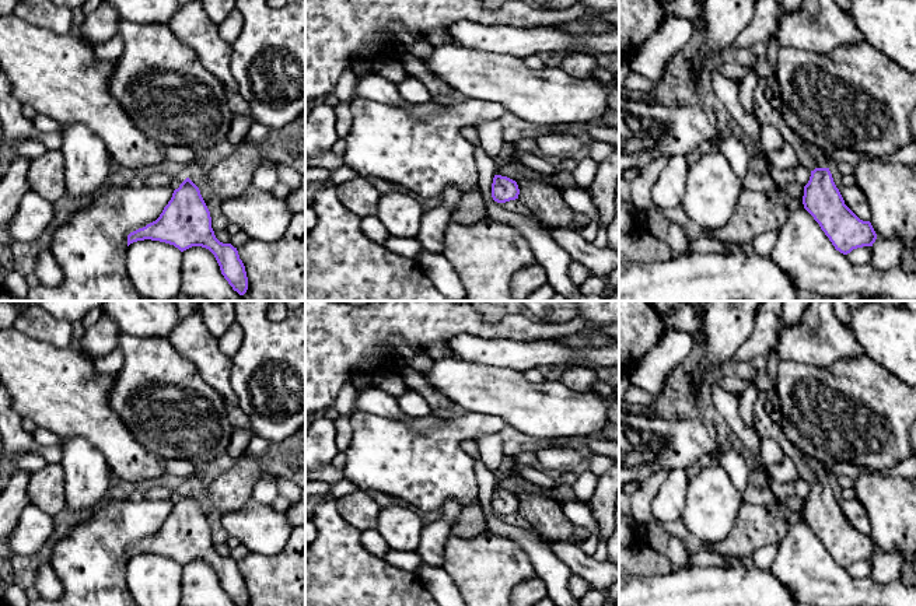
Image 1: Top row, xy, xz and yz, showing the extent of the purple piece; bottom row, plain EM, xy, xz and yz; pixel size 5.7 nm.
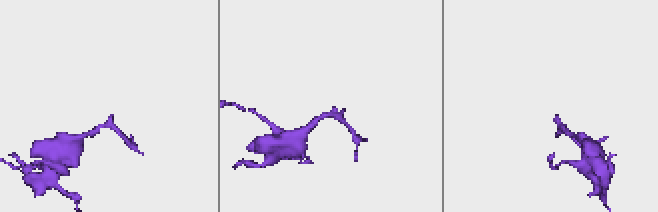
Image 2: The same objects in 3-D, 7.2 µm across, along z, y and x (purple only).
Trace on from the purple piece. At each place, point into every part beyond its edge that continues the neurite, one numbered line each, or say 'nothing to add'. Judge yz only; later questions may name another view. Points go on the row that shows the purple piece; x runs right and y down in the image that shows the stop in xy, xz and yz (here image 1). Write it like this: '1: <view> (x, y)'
1: yz (822, 161)

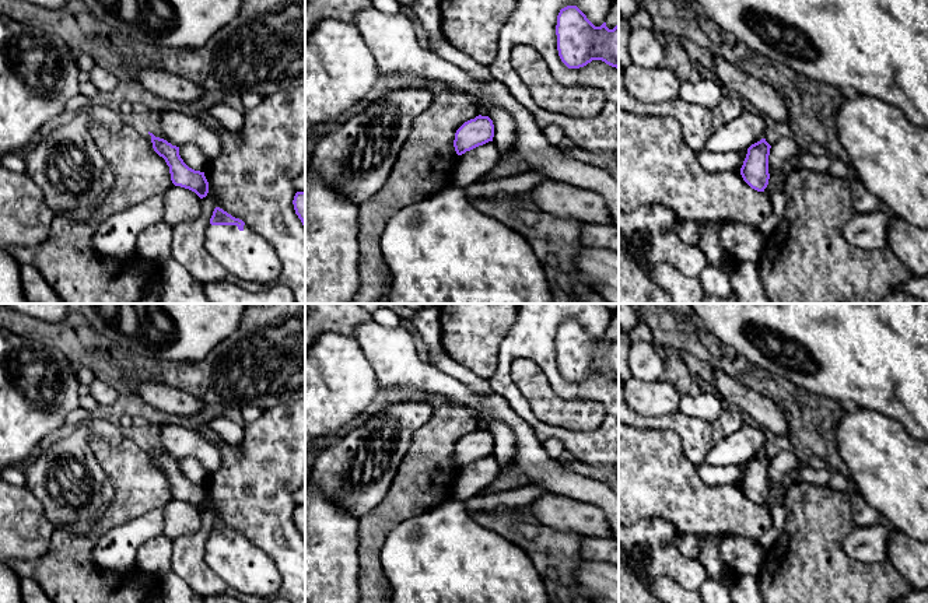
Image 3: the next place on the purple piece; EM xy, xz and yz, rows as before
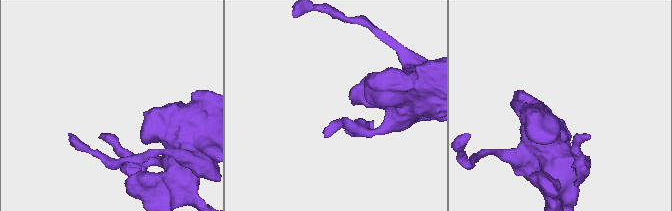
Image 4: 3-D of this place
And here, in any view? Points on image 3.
1: xy (245, 253)

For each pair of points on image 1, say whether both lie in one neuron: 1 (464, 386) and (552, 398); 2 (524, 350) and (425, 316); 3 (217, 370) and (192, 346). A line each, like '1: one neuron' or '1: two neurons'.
1: one neuron
2: two neurons
3: one neuron

